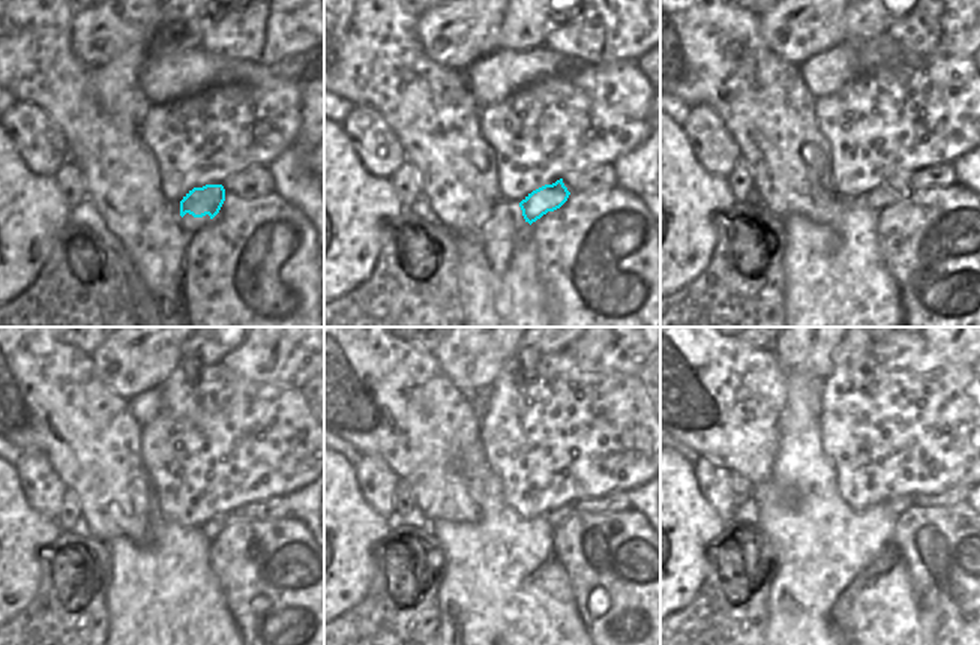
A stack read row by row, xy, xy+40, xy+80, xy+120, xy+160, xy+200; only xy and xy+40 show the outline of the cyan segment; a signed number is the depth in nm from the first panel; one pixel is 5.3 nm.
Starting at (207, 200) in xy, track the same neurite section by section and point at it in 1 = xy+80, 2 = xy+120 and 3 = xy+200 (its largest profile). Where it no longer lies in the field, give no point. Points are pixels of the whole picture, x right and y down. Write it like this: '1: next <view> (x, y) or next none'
1: next xy+80 (884, 195)
2: next xy+120 (213, 527)
3: next xy+200 (899, 504)

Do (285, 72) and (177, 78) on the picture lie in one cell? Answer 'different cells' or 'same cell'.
same cell

